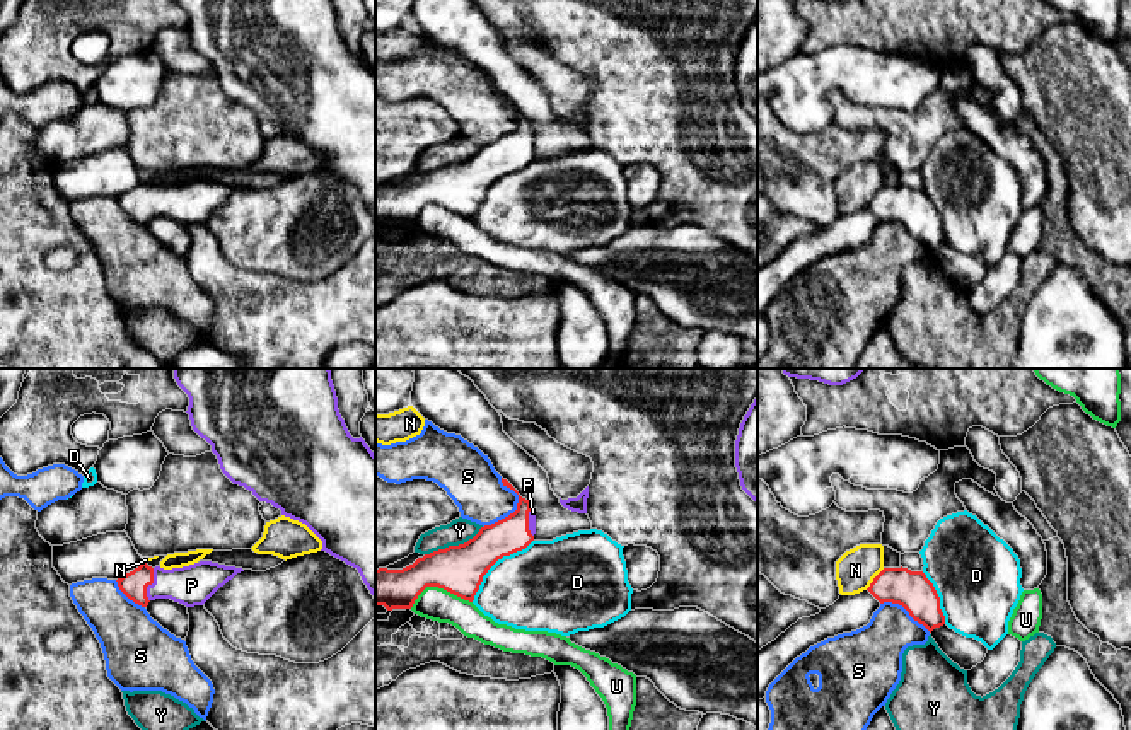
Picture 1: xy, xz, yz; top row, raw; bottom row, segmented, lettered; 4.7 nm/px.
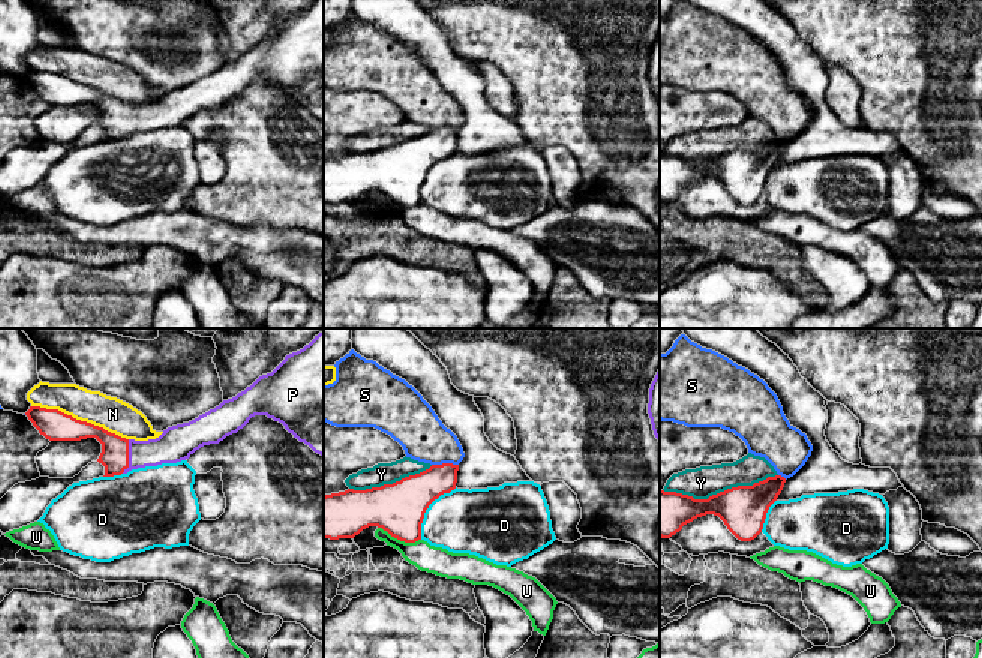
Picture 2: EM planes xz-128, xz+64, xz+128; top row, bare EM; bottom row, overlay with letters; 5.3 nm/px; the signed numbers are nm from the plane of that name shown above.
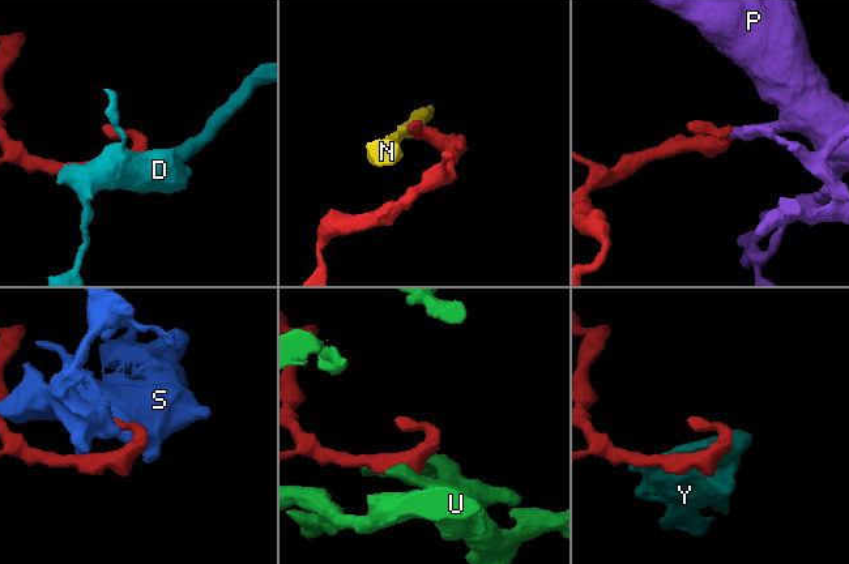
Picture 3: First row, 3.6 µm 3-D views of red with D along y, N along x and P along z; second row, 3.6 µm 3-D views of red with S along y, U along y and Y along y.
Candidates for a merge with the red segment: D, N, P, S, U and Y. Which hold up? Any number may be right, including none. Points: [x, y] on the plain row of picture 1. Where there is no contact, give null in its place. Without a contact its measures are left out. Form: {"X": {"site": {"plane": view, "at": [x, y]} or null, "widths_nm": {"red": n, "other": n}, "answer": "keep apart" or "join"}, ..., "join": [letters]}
{"D": {"site": {"plane": "xz", "at": [495, 179]}, "widths_nm": {"red": 220, "other": 400}, "answer": "keep apart"}, "N": {"site": {"plane": "yz", "at": [874, 196]}, "widths_nm": {"red": 180, "other": 190}, "answer": "keep apart"}, "P": {"site": {"plane": "xy", "at": [149, 202]}, "widths_nm": {"red": 120, "other": 190}, "answer": "join"}, "S": {"site": {"plane": "xz", "at": [517, 127]}, "widths_nm": {"red": 170, "other": 240}, "answer": "keep apart"}, "U": {"site": {"plane": "xz", "at": [439, 205]}, "widths_nm": {"red": 220, "other": 160}, "answer": "keep apart"}, "Y": {"site": {"plane": "xz", "at": [454, 164]}, "widths_nm": {"red": 220, "other": 120}, "answer": "keep apart"}, "join": ["P"]}

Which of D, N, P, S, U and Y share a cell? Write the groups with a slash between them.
D / N / P / S / U / Y

